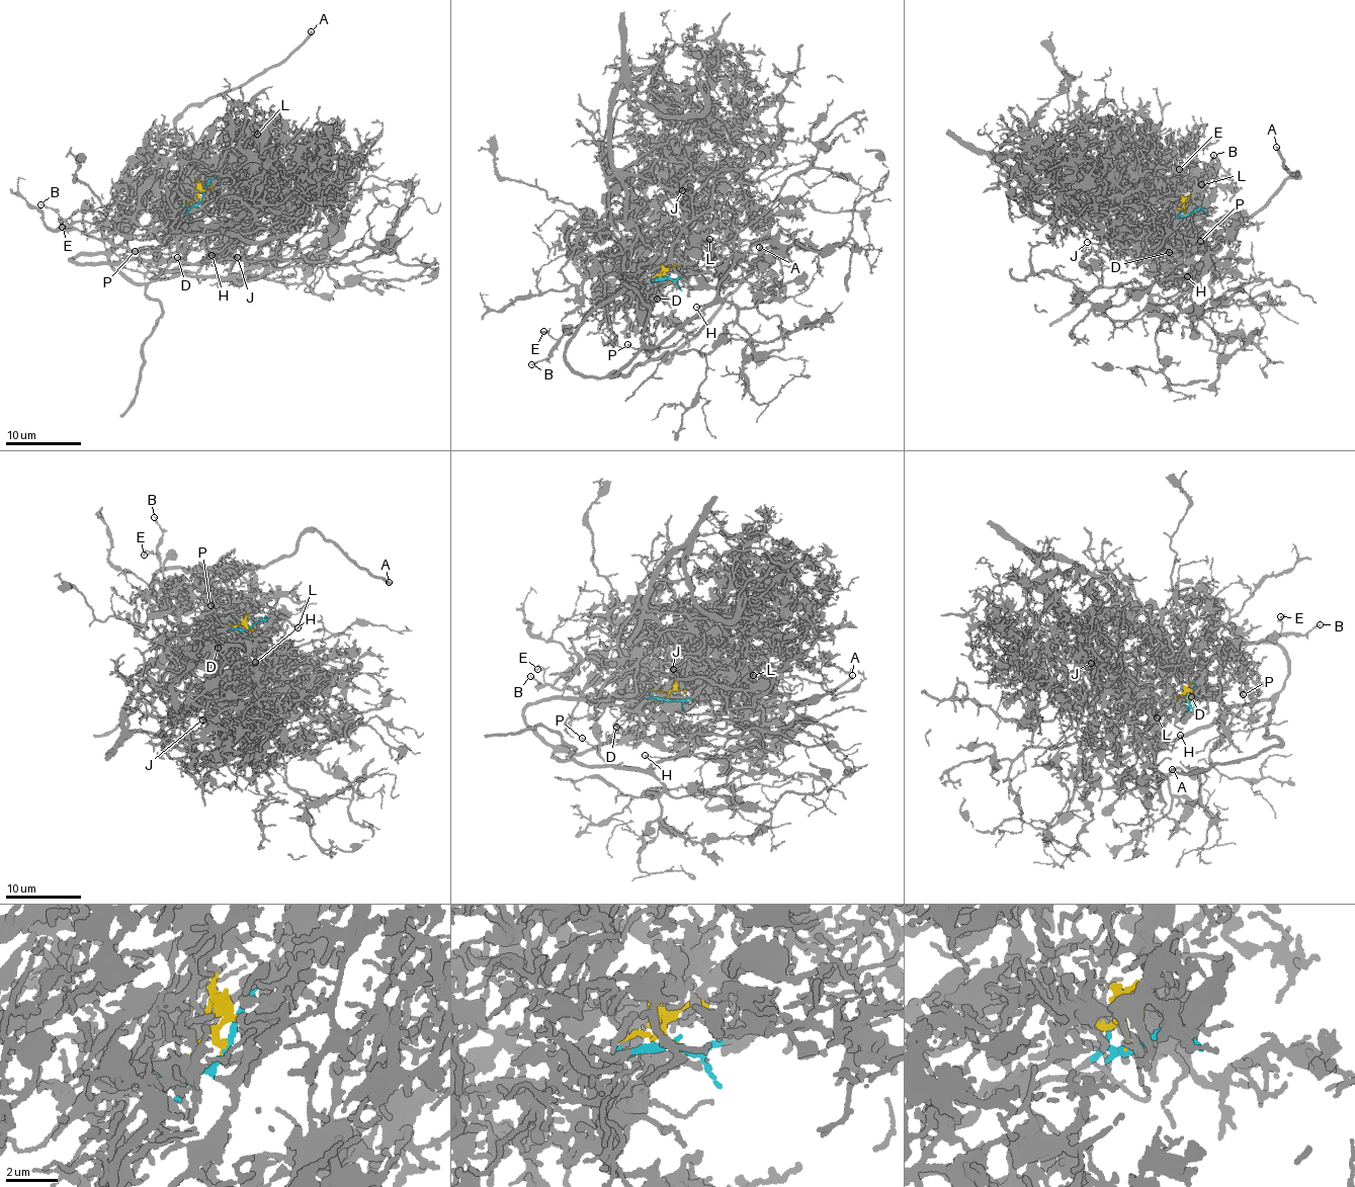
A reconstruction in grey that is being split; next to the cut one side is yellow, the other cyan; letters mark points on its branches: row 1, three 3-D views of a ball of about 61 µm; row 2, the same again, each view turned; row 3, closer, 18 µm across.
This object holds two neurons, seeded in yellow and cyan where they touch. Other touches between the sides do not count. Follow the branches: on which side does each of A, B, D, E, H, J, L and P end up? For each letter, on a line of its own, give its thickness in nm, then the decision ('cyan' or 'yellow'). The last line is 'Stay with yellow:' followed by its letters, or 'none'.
A: 280 nm thick; cyan
B: 170 nm thick; cyan
D: 120 nm thick; yellow
E: 160 nm thick; cyan
H: 130 nm thick; cyan
J: 120 nm thick; yellow
L: 240 nm thick; yellow
P: 100 nm thick; cyan
Stay with yellow: D, J, L

